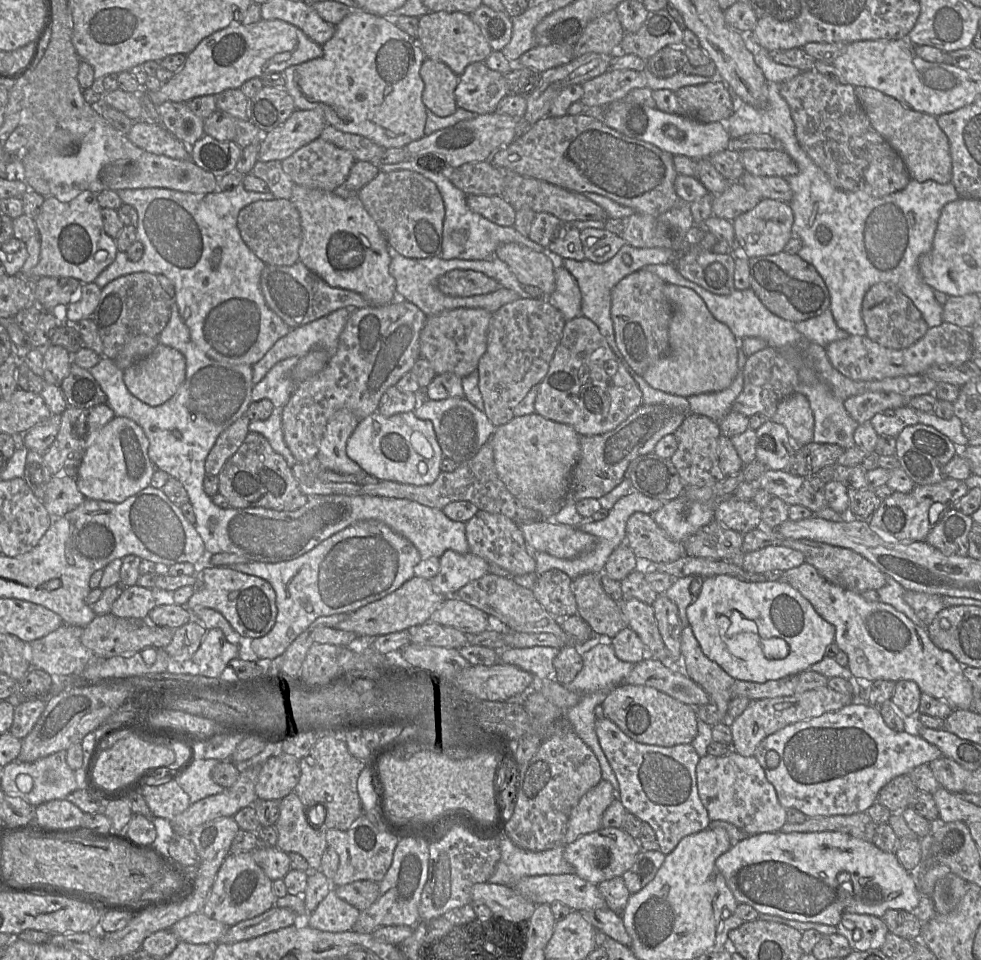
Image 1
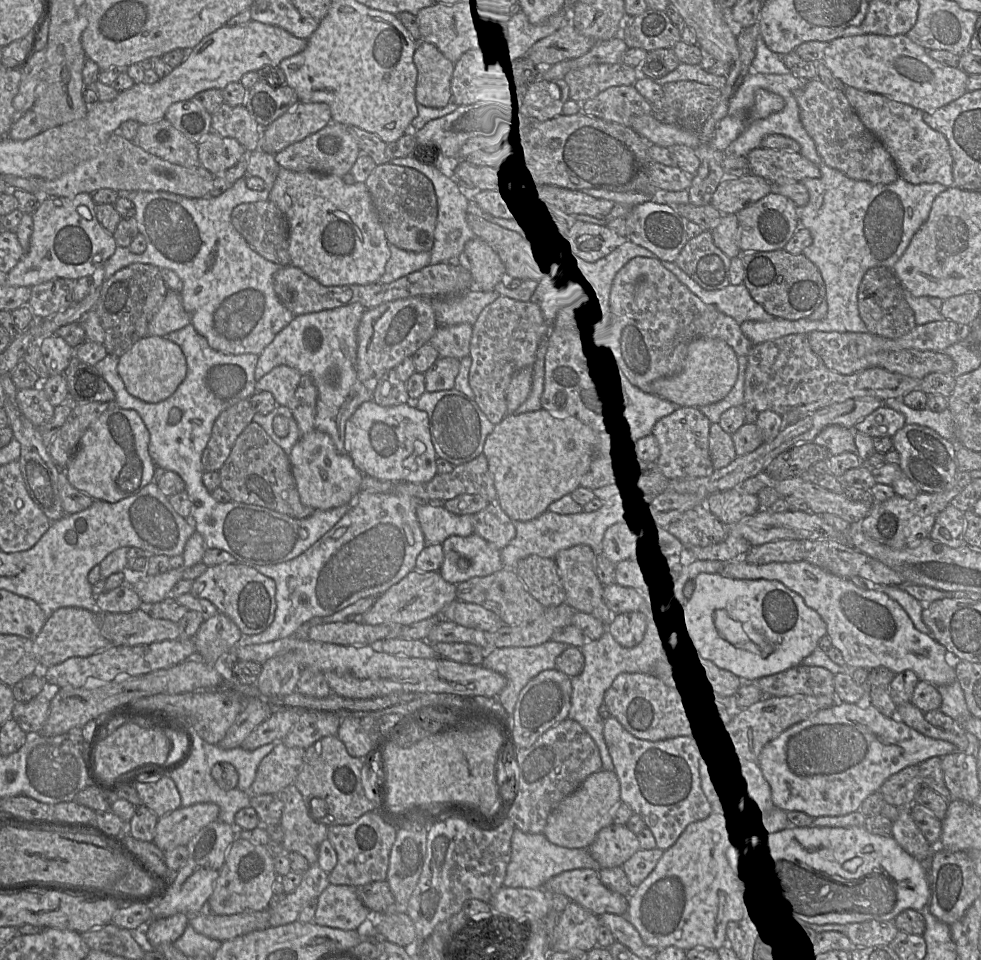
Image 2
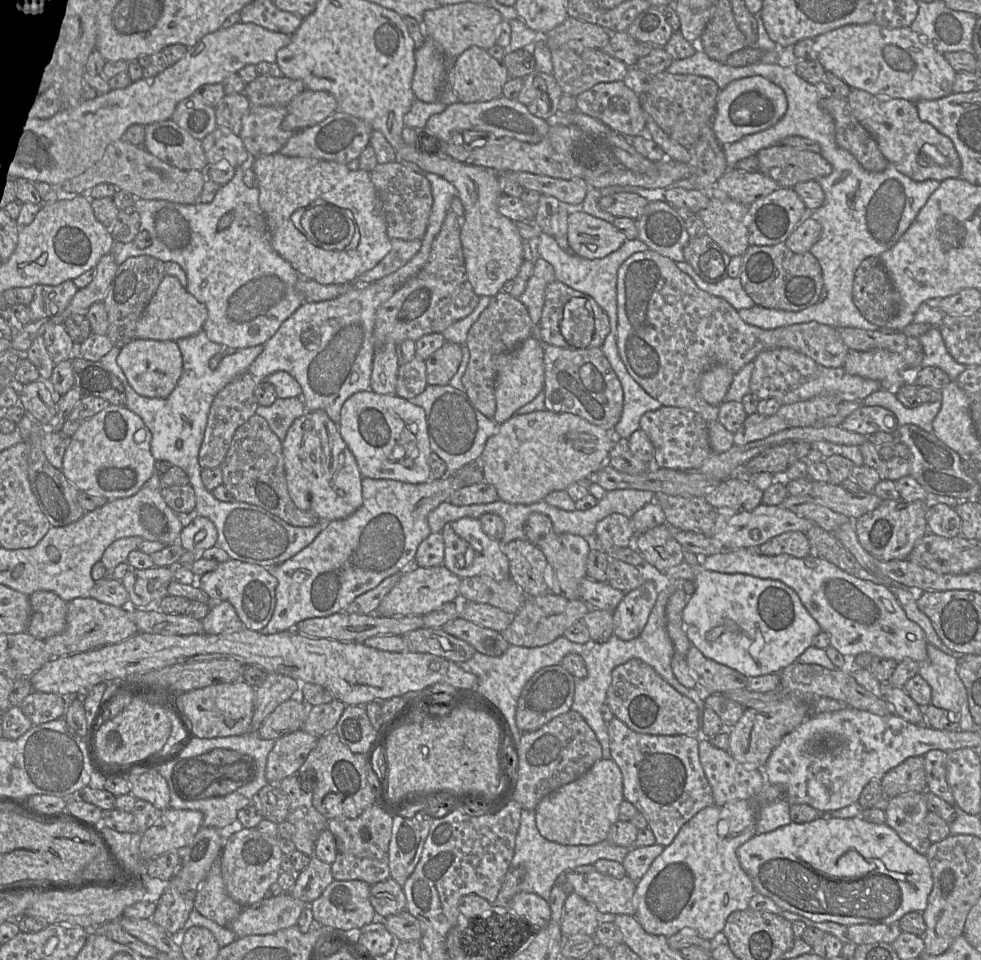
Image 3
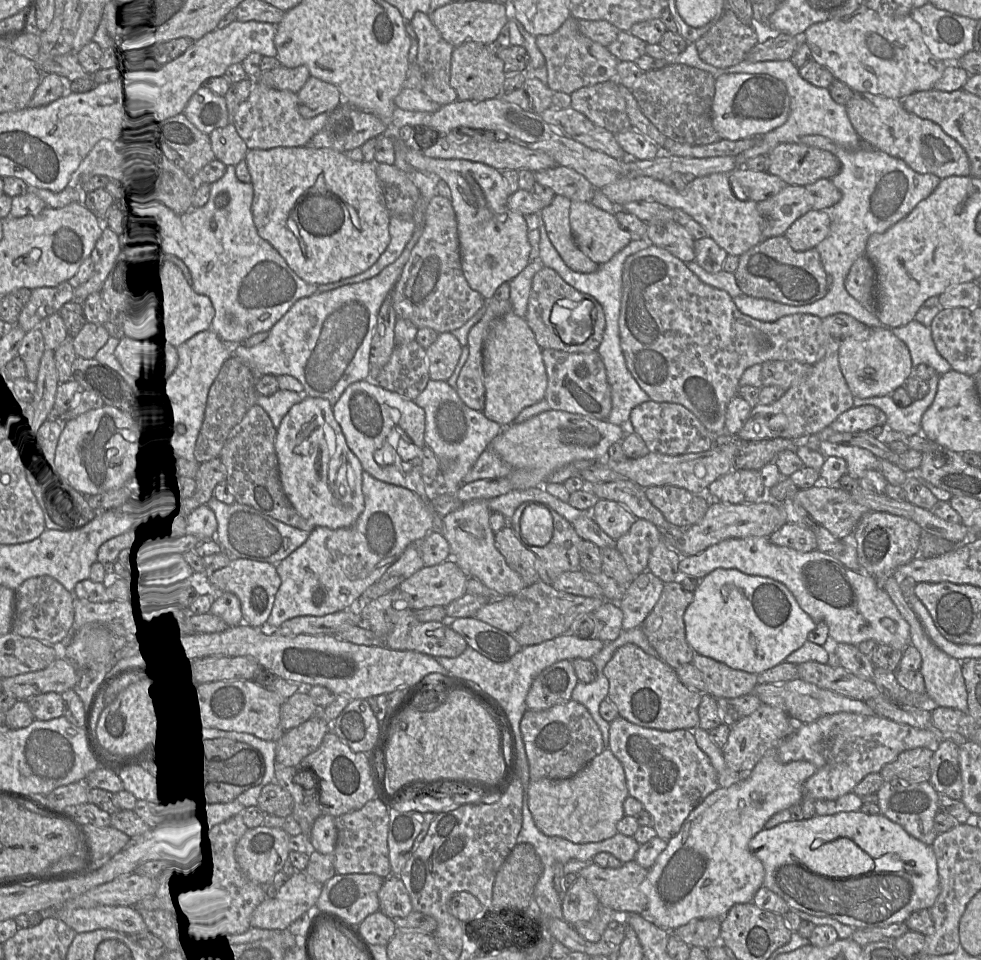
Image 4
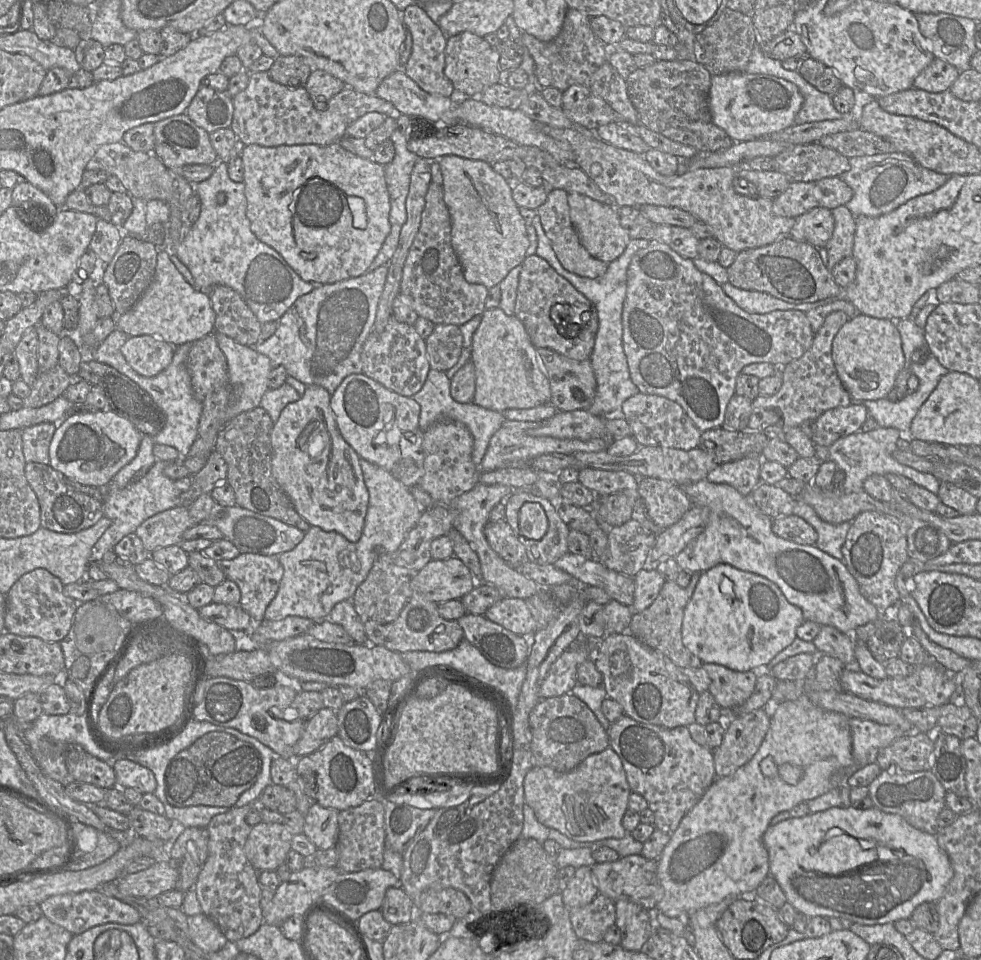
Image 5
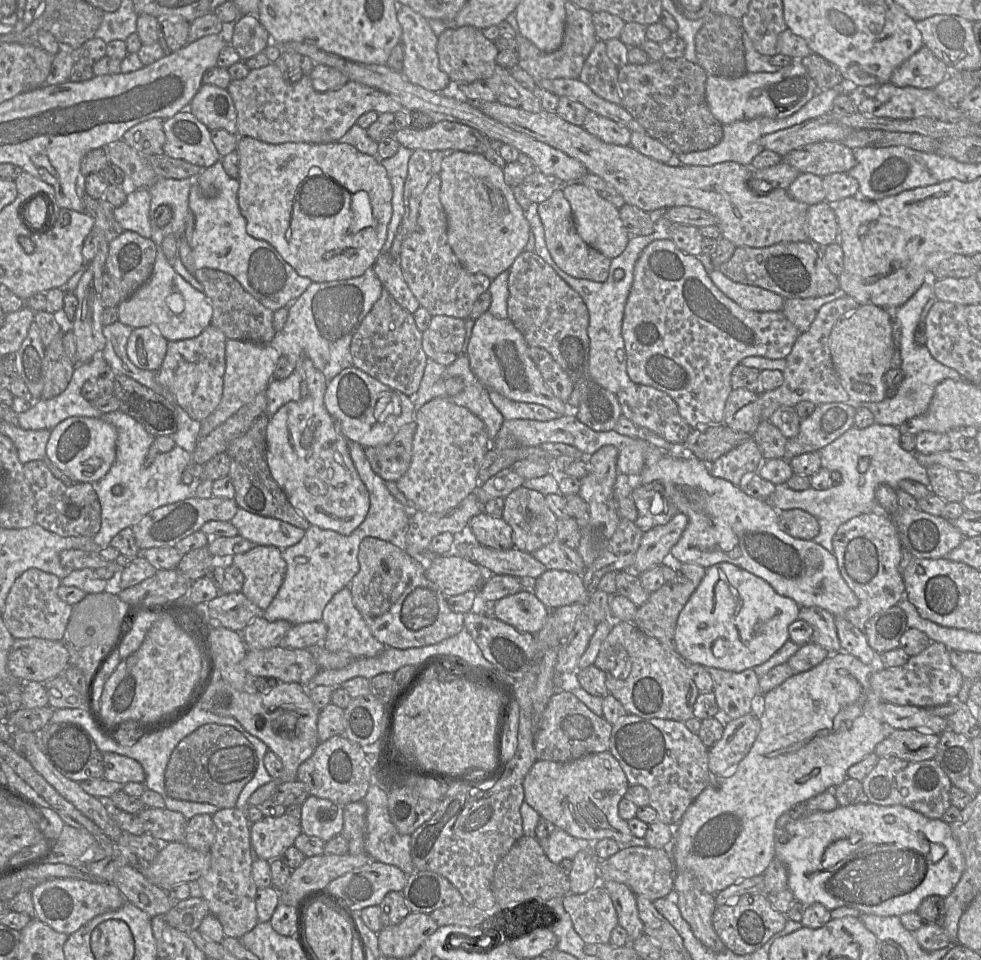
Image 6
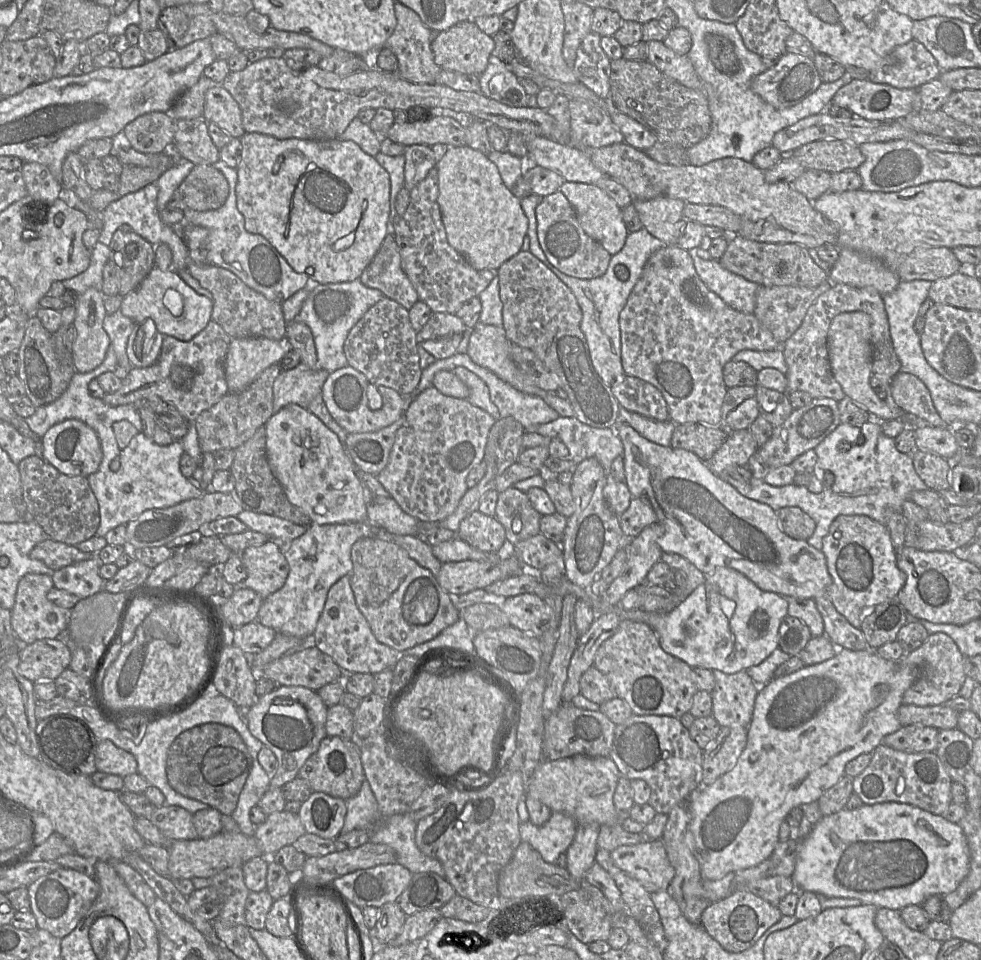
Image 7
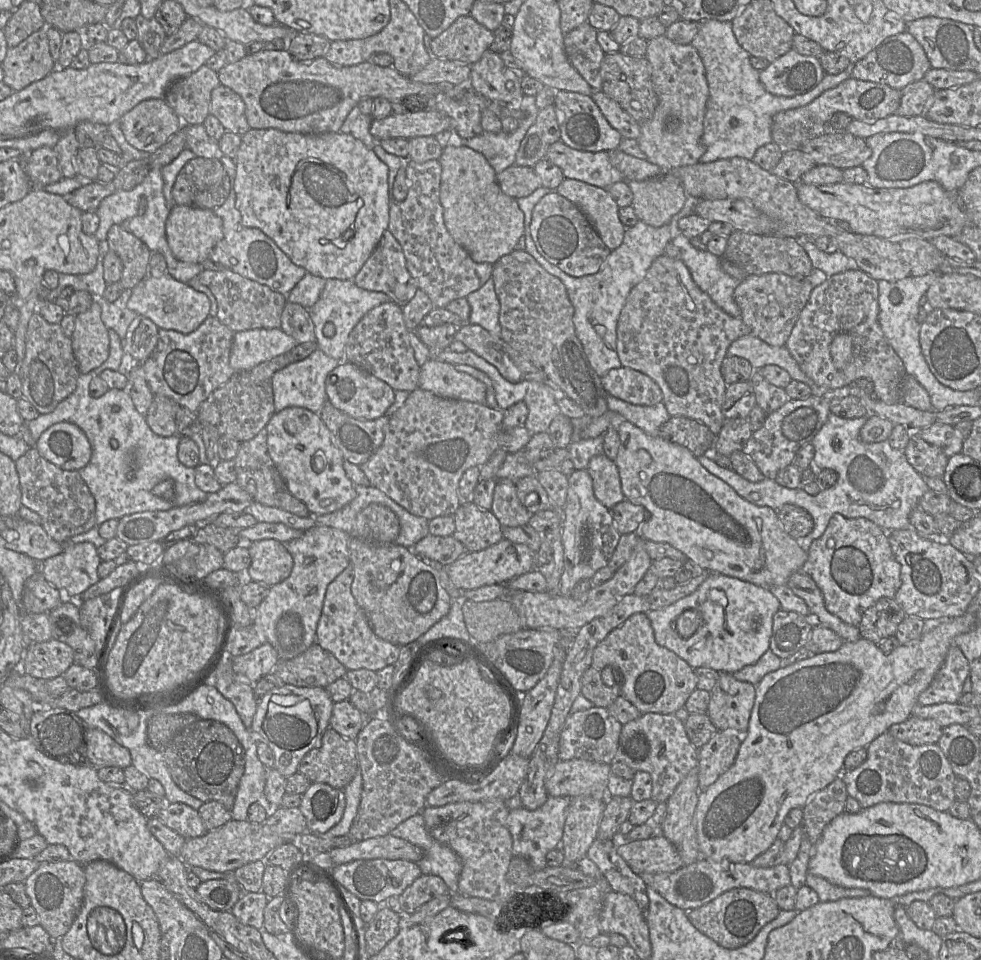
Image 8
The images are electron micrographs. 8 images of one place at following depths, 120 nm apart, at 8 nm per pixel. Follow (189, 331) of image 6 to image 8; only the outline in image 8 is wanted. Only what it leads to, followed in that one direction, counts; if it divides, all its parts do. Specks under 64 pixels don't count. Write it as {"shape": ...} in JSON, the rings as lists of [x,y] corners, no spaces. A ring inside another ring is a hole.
{"shape":[[[166,272],[158,278],[147,276],[138,283],[132,289],[127,307],[152,320],[158,328],[189,334],[210,316],[211,303],[204,293],[176,280]]]}

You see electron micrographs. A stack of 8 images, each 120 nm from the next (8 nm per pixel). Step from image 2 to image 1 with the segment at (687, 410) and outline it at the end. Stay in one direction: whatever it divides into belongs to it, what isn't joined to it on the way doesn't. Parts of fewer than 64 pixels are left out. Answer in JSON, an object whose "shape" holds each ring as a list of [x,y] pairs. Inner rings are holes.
{"shape":[[[688,413],[673,435],[677,440],[677,450],[670,460],[685,486],[710,486],[725,478],[719,466],[718,438],[721,433],[717,422],[707,416]]]}

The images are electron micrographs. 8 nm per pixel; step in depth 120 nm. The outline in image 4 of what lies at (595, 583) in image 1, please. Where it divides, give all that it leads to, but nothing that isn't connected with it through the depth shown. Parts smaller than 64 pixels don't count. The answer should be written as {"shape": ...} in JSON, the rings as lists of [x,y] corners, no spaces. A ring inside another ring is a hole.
{"shape":[[[547,506],[553,518],[553,534],[548,544],[543,546],[525,545],[535,556],[535,568],[539,580],[546,584],[560,574],[581,569],[579,544],[582,538],[576,533],[572,524]]]}

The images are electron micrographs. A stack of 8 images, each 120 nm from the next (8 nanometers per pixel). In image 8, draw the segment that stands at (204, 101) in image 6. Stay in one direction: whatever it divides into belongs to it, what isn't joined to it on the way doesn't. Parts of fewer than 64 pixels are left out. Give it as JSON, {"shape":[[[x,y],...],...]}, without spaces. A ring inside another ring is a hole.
{"shape":[[[220,84],[211,93],[210,114],[214,115],[226,131],[243,136],[250,130],[241,96]]]}

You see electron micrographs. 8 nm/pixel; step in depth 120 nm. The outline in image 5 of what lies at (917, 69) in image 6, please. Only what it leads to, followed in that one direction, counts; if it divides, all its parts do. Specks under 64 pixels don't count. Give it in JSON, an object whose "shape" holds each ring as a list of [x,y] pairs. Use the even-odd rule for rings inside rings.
{"shape":[[[934,58],[914,79],[912,87],[931,93],[943,92],[949,90],[959,74],[953,65],[940,58]]]}

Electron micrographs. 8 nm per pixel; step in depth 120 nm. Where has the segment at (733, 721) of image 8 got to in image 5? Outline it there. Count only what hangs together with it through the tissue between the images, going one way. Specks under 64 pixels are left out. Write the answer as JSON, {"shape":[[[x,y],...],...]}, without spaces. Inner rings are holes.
{"shape":[[[703,663],[701,667],[709,678],[708,691],[728,717],[750,697],[758,674],[766,669],[766,666],[758,666],[753,670],[735,671],[715,663]]]}

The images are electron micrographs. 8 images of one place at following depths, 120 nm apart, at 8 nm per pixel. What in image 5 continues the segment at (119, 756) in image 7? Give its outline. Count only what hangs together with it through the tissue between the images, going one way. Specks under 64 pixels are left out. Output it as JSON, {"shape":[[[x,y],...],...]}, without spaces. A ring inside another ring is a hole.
{"shape":[[[117,759],[111,762],[119,788],[135,788],[141,793],[154,793],[157,782],[153,772],[129,759]]]}

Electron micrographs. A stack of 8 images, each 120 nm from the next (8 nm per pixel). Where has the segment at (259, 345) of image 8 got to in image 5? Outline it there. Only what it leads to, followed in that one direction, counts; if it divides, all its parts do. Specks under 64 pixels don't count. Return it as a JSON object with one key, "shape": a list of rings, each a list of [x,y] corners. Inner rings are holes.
{"shape":[[[218,332],[213,334],[227,362],[230,384],[230,398],[225,411],[225,424],[227,424],[239,414],[260,406],[264,393],[269,389],[268,379],[273,366],[267,356],[257,352],[253,347],[242,345]]]}

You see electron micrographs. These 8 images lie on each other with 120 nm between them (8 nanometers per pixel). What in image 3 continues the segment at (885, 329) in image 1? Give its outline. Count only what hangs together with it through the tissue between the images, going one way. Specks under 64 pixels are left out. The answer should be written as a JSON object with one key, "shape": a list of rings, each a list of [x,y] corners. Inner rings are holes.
{"shape":[[[871,256],[860,263],[852,295],[862,316],[880,328],[885,328],[899,312],[899,295],[879,257]]]}

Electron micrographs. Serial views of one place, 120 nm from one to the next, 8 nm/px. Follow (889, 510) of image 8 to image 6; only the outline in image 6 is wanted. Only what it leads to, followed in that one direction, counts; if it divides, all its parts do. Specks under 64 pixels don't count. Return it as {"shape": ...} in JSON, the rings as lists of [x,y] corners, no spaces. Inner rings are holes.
{"shape":[[[878,423],[864,429],[850,428],[835,441],[817,451],[821,467],[840,472],[842,475],[840,484],[826,490],[816,490],[810,487],[803,491],[795,491],[786,483],[777,484],[775,491],[767,499],[768,503],[778,512],[796,508],[814,516],[819,523],[820,531],[812,540],[833,553],[832,540],[842,524],[859,515],[878,510],[875,491],[879,485],[887,484],[897,490],[902,480],[909,479],[926,487],[930,486],[927,468],[918,462],[915,453],[901,448],[901,435],[898,427]],[[862,457],[868,457],[870,465],[865,472],[861,473],[858,469],[858,462]]]}

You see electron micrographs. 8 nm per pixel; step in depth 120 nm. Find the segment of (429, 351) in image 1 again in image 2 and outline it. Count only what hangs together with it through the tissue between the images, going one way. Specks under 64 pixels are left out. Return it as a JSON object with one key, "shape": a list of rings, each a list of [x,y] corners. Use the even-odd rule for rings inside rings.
{"shape":[[[439,325],[429,343],[436,349],[439,357],[452,357],[461,360],[470,354],[470,341],[473,325]]]}

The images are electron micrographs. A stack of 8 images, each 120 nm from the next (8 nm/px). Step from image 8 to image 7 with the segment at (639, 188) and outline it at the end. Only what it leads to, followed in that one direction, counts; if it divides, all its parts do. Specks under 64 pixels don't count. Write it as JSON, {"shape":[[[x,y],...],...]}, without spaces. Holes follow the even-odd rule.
{"shape":[[[659,196],[649,200],[633,200],[643,227],[663,242],[663,245],[677,245],[678,224],[684,219],[686,202],[681,199]]]}

